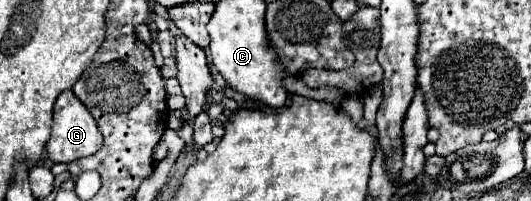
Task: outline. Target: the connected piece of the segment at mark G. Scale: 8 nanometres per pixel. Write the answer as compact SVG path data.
M63 91L55 101L55 113L53 113L53 127L51 137L47 141L47 157L53 163L71 163L75 159L93 155L103 145L103 137L97 129L97 123L89 109L75 97L73 91Z

